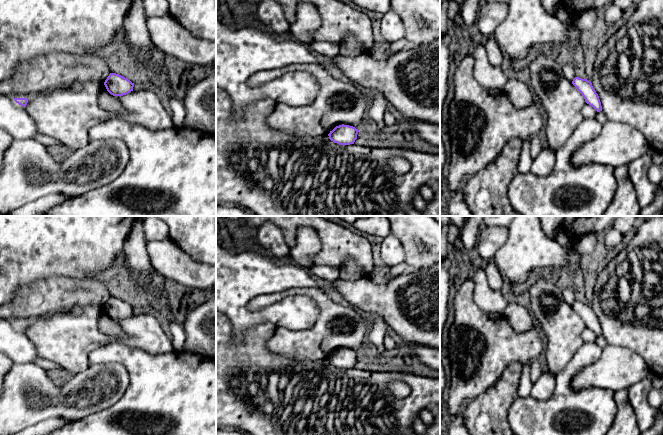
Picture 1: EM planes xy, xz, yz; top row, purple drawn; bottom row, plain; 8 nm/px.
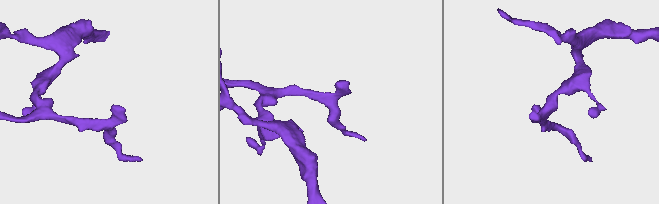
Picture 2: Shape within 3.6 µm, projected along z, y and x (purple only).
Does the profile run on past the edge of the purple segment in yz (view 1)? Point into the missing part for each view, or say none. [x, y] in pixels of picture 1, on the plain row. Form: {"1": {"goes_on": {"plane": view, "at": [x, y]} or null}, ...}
{"1": {"goes_on": null}}

